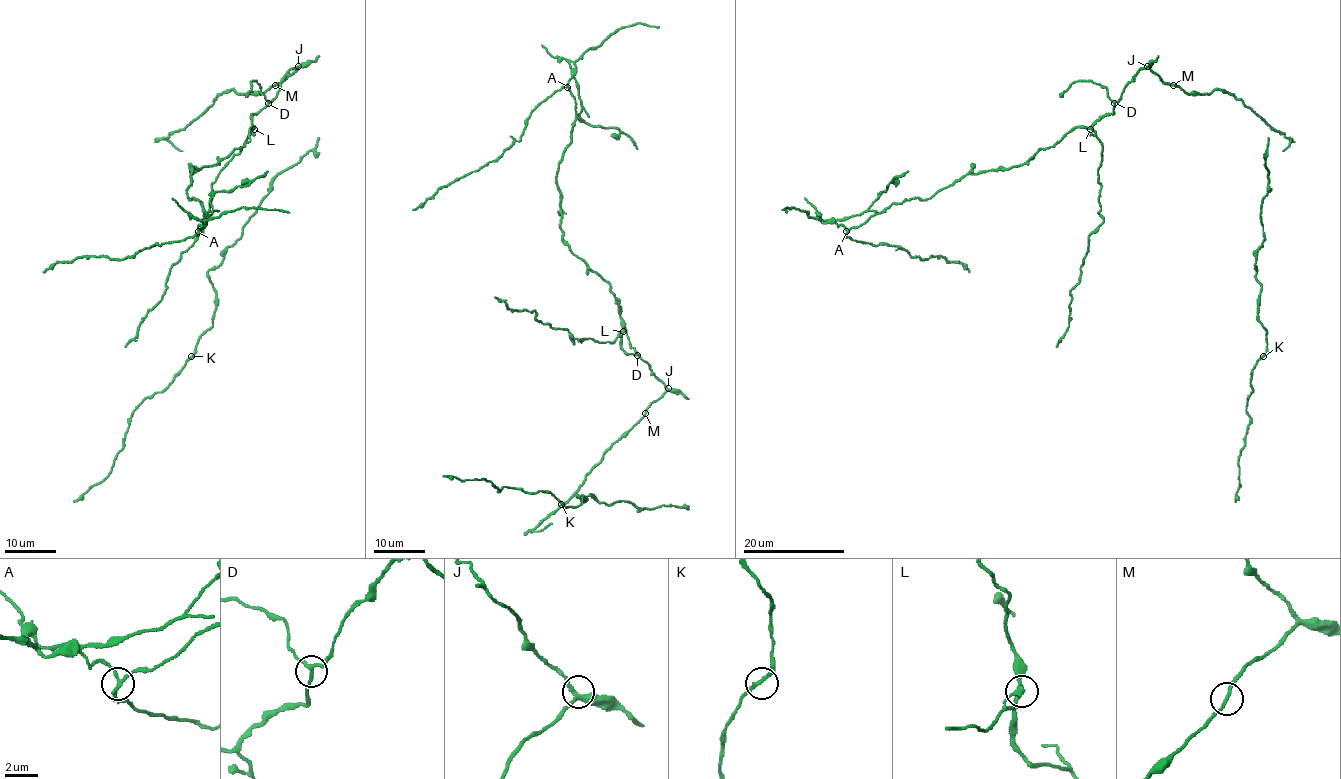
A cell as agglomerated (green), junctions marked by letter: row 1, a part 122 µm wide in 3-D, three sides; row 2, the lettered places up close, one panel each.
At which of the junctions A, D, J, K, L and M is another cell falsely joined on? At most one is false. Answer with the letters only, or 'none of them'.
A

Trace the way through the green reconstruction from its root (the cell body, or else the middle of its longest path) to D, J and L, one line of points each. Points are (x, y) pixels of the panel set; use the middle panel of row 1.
D: (634, 426), (644, 416), (645, 410), (667, 389), (637, 355)
J: (634, 426), (644, 416), (645, 410), (668, 388)
L: (634, 426), (644, 416), (645, 410), (667, 389), (644, 360), (622, 348), (623, 331)

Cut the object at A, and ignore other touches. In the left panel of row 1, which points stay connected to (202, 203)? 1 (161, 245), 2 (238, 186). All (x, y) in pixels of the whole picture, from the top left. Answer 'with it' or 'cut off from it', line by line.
1: cut off from it
2: cut off from it

